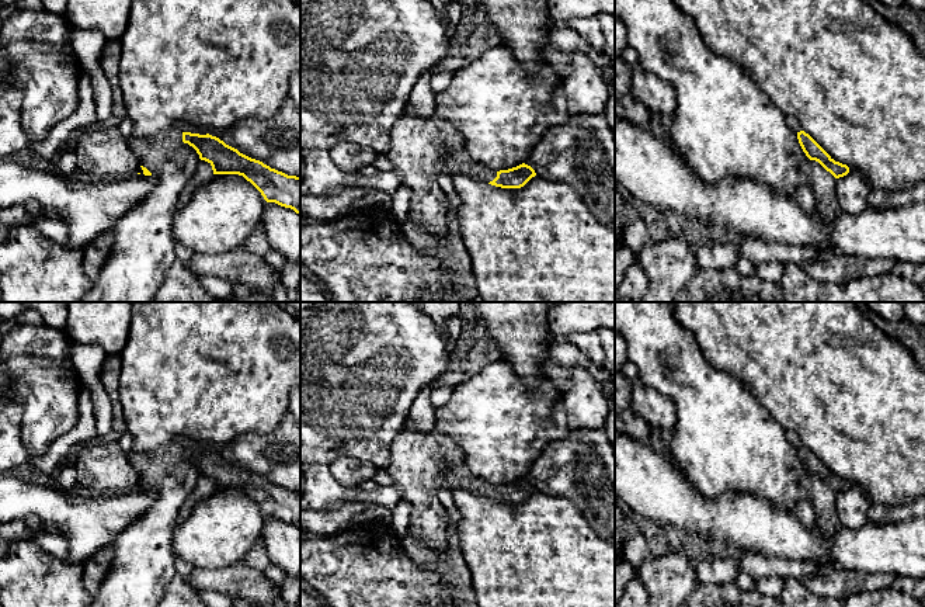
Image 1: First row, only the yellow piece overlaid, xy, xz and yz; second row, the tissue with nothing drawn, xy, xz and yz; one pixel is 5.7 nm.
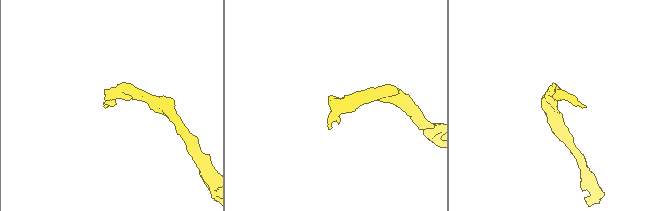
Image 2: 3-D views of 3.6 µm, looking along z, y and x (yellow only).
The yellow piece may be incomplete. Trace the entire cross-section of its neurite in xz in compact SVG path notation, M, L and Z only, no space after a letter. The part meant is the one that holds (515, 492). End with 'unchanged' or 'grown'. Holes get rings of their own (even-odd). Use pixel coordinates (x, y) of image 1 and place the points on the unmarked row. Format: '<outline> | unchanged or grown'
M466 462L445 468L441 474L441 486L448 490L467 489L501 503L521 503L536 490L535 485L525 478L508 485L495 486L473 475Z | grown

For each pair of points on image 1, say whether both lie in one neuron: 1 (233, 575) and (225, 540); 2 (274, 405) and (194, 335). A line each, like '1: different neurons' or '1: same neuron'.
1: different neurons
2: same neuron

